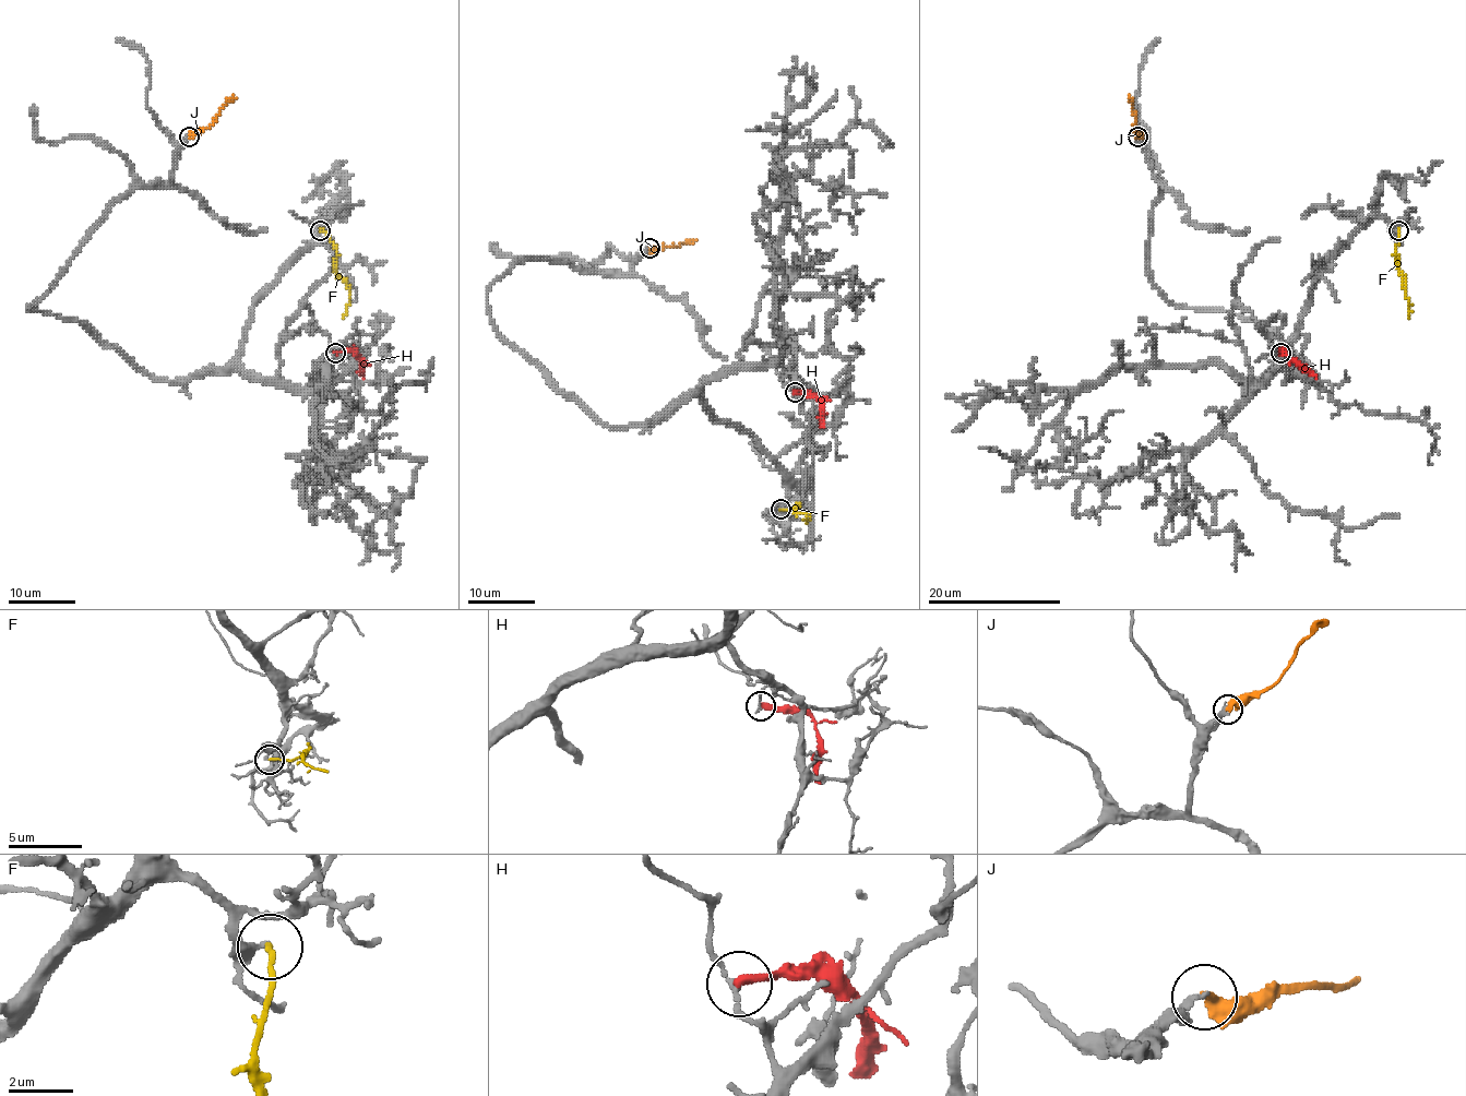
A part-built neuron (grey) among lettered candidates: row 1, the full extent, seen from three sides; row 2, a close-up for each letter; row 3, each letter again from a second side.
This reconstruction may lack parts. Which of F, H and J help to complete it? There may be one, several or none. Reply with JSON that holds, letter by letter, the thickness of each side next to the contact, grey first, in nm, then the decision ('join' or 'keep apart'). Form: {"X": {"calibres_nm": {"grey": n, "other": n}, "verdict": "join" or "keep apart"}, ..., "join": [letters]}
{"F": {"calibres_nm": {"grey": 320, "other": 170}, "verdict": "keep apart"}, "H": {"calibres_nm": {"grey": 160, "other": 320}, "verdict": "keep apart"}, "J": {"calibres_nm": {"grey": 240, "other": 280}, "verdict": "join"}, "join": ["J"]}

